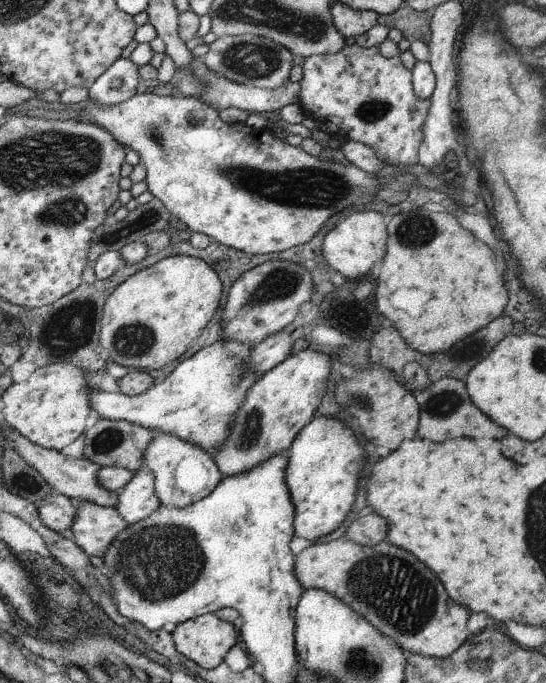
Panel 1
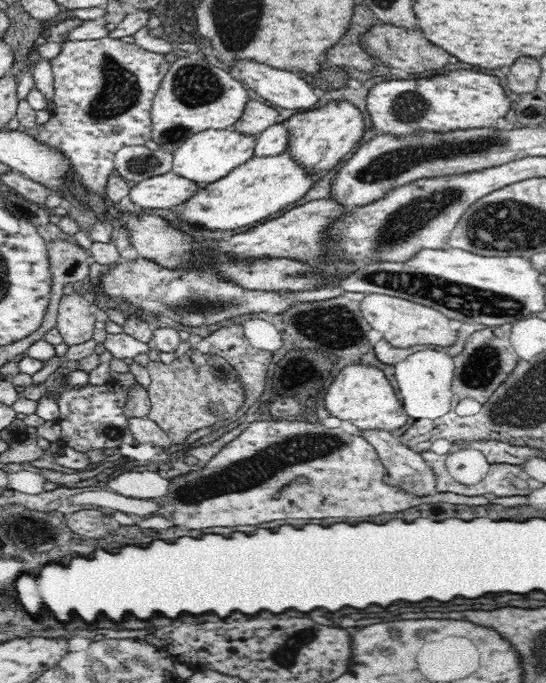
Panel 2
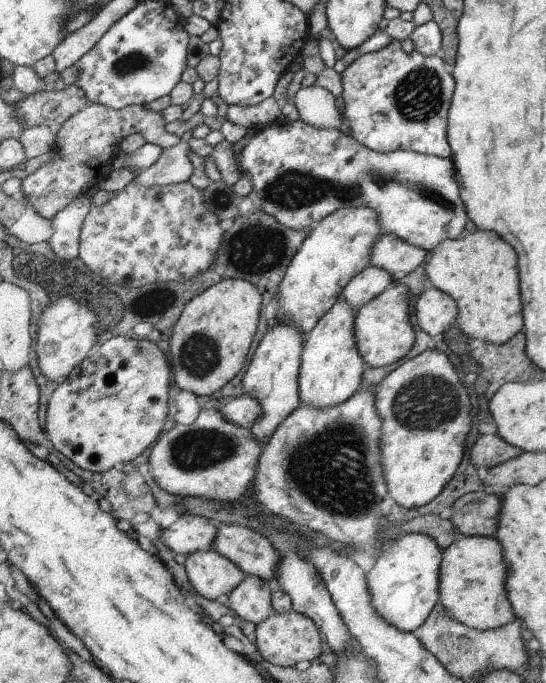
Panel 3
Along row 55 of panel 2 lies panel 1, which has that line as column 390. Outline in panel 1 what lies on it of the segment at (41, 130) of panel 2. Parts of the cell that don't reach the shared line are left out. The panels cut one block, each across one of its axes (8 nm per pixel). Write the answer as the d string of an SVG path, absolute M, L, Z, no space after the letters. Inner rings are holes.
M351 40L340 52L308 56L302 68L299 102L319 128L336 139L354 140L370 146L376 150L376 156L394 166L397 172L419 163L418 148L422 142L422 126L430 108L430 97L420 100L414 94L412 70L402 66L400 56L387 58L380 54L380 48L362 48Z

